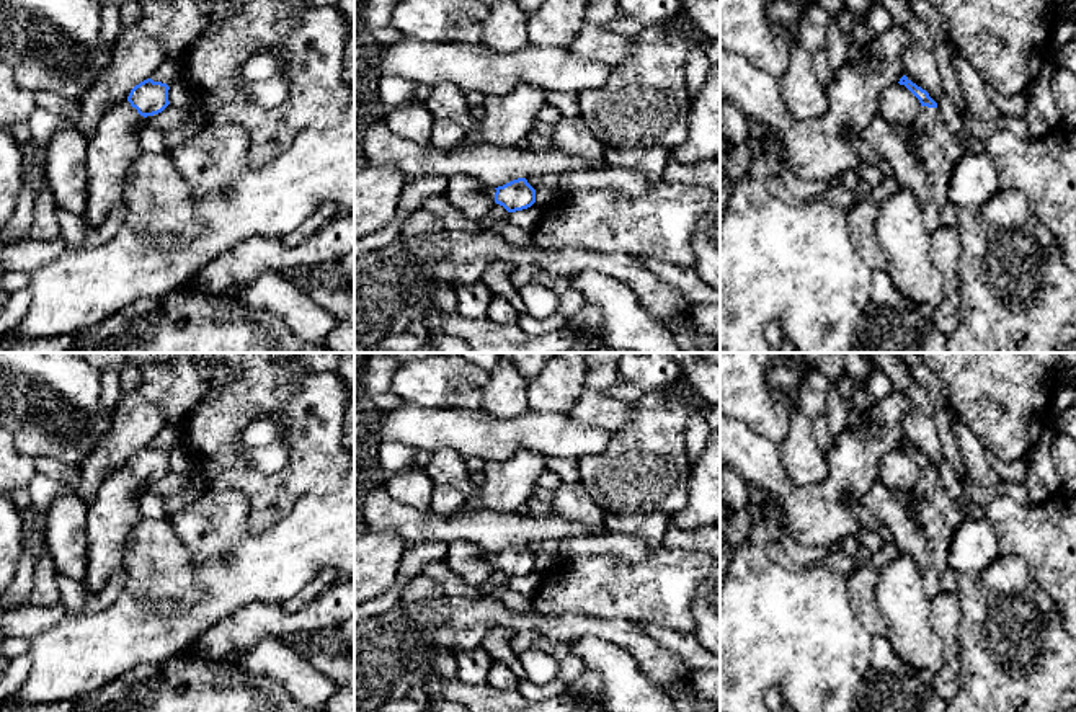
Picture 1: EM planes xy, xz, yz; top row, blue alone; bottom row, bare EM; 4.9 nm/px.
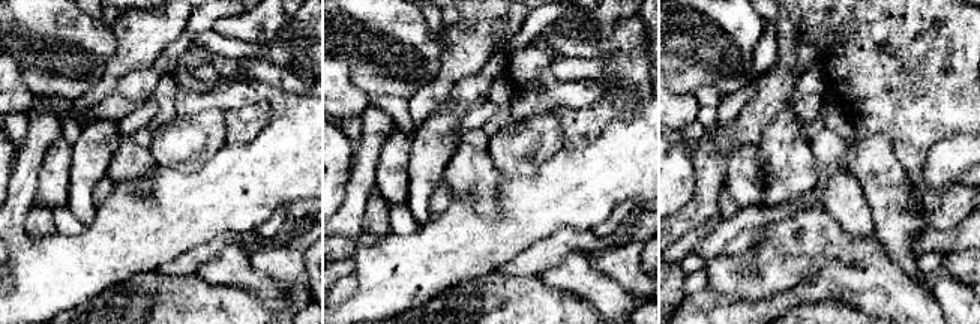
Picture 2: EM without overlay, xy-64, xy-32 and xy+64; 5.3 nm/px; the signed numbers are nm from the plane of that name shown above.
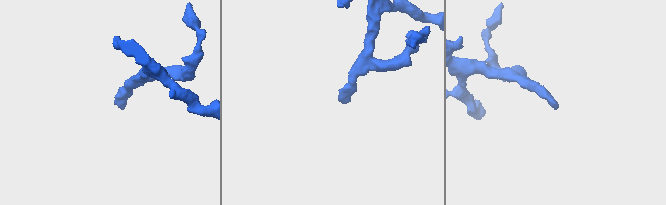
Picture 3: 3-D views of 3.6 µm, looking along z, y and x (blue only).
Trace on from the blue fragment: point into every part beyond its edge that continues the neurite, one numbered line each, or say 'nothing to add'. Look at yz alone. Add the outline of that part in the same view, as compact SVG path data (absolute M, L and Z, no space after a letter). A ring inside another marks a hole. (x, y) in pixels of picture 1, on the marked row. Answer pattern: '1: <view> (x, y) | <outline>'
1: yz (929, 137) | M921 106L905 132L908 145L927 175L929 196L937 209L949 201L949 183L955 165L968 155L965 142L942 119L937 108Z

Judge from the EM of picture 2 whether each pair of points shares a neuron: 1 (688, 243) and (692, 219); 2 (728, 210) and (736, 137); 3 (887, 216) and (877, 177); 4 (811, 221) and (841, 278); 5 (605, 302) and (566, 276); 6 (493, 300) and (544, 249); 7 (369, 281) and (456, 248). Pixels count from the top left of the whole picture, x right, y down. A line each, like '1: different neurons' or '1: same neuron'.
1: different neurons
2: different neurons
3: same neuron
4: same neuron
5: same neuron
6: different neurons
7: same neuron

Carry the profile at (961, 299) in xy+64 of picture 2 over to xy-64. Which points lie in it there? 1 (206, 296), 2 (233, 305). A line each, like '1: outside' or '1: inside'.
1: outside
2: outside

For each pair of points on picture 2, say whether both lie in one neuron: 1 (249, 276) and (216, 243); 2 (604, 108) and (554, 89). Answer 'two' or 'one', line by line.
1: two
2: two

